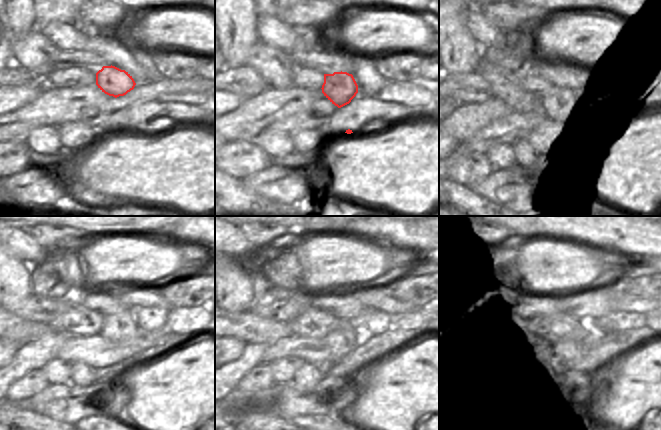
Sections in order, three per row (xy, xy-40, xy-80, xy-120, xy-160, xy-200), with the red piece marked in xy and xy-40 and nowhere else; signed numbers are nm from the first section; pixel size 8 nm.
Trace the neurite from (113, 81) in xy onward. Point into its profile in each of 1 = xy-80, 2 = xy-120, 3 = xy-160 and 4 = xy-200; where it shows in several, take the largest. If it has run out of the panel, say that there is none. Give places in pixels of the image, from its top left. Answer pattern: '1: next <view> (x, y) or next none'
1: next xy-80 (559, 103)
2: next xy-120 (119, 328)
3: next xy-160 (348, 335)
4: next xy-200 (587, 355)

